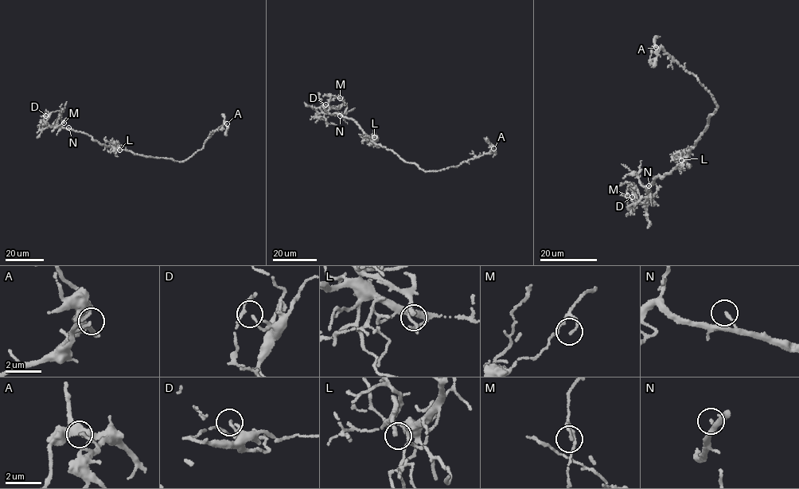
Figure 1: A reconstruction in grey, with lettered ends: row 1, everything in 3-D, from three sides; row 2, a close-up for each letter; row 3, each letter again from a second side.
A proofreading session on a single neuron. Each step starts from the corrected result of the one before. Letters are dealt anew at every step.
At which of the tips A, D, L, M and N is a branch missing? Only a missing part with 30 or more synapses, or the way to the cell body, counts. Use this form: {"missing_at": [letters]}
{"missing_at": ["L"]}

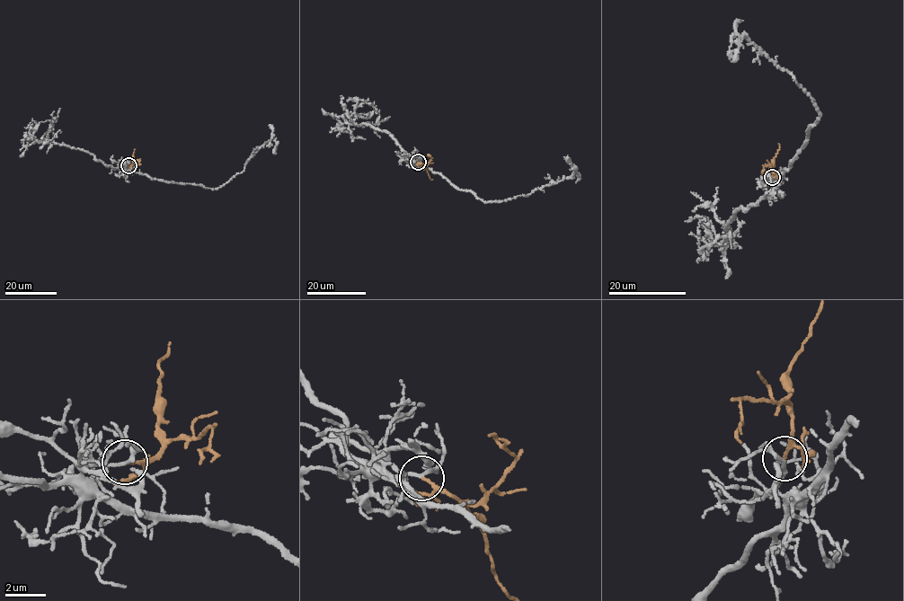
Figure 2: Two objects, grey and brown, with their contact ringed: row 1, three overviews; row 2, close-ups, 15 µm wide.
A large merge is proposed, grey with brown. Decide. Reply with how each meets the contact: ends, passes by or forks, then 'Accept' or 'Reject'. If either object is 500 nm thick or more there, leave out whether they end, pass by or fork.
At the ring grey forks. At the ring brown passes by. Accept

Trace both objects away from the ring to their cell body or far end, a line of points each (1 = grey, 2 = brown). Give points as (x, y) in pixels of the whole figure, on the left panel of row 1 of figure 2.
1: (128, 165), (125, 168), (151, 179), (214, 189), (242, 172), (252, 154), (272, 139), (277, 143), (274, 153)
2: (128, 165), (133, 163), (135, 148)

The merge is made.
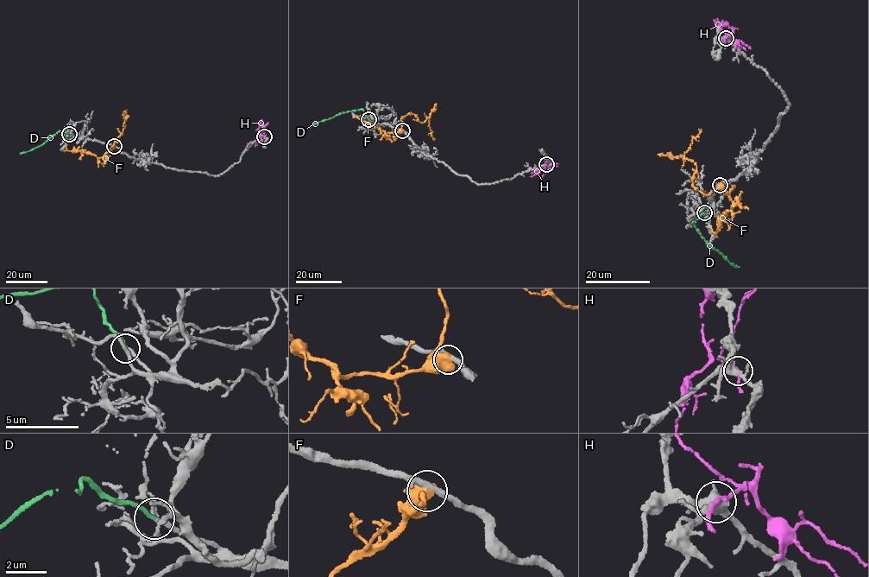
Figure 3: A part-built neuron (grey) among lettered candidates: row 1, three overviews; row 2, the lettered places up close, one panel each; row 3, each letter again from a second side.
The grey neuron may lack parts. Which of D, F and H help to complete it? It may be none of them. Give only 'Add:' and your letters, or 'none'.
Add: D

